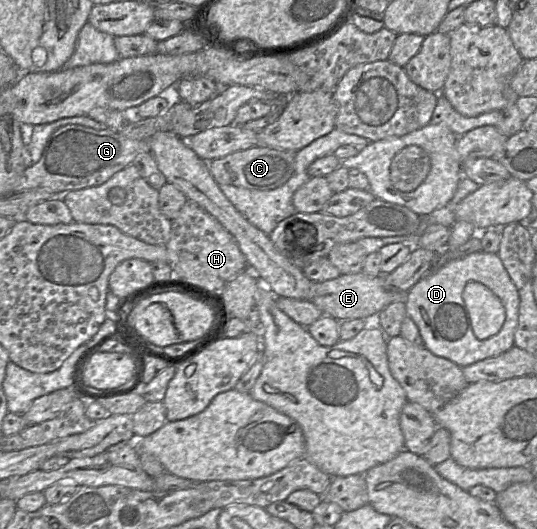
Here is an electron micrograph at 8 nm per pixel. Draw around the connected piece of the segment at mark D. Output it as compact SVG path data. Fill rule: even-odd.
M478 251L434 268L406 293L405 304L407 315L418 326L424 346L433 354L449 359L460 367L500 355L514 346L520 298L497 253ZM469 281L487 286L500 298L506 309L506 319L501 330L487 339L479 339L474 335L469 312L462 297L464 287Z

